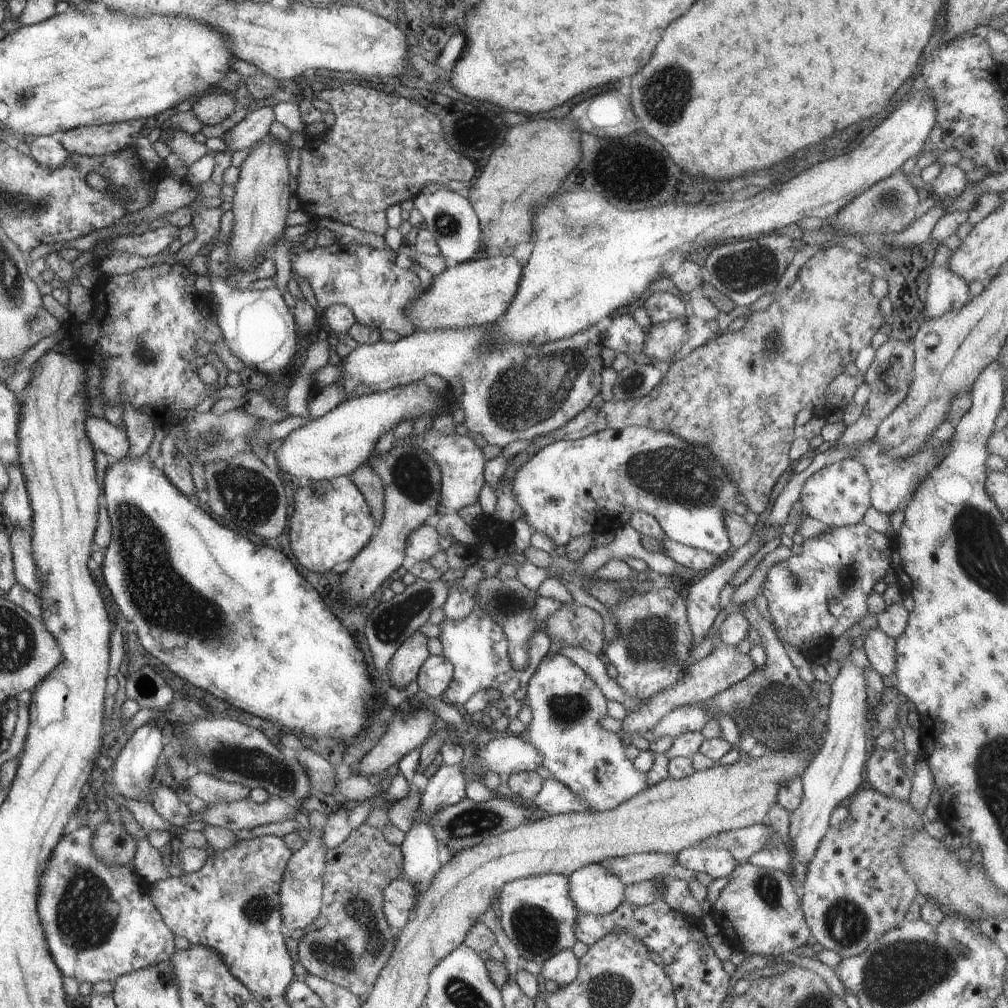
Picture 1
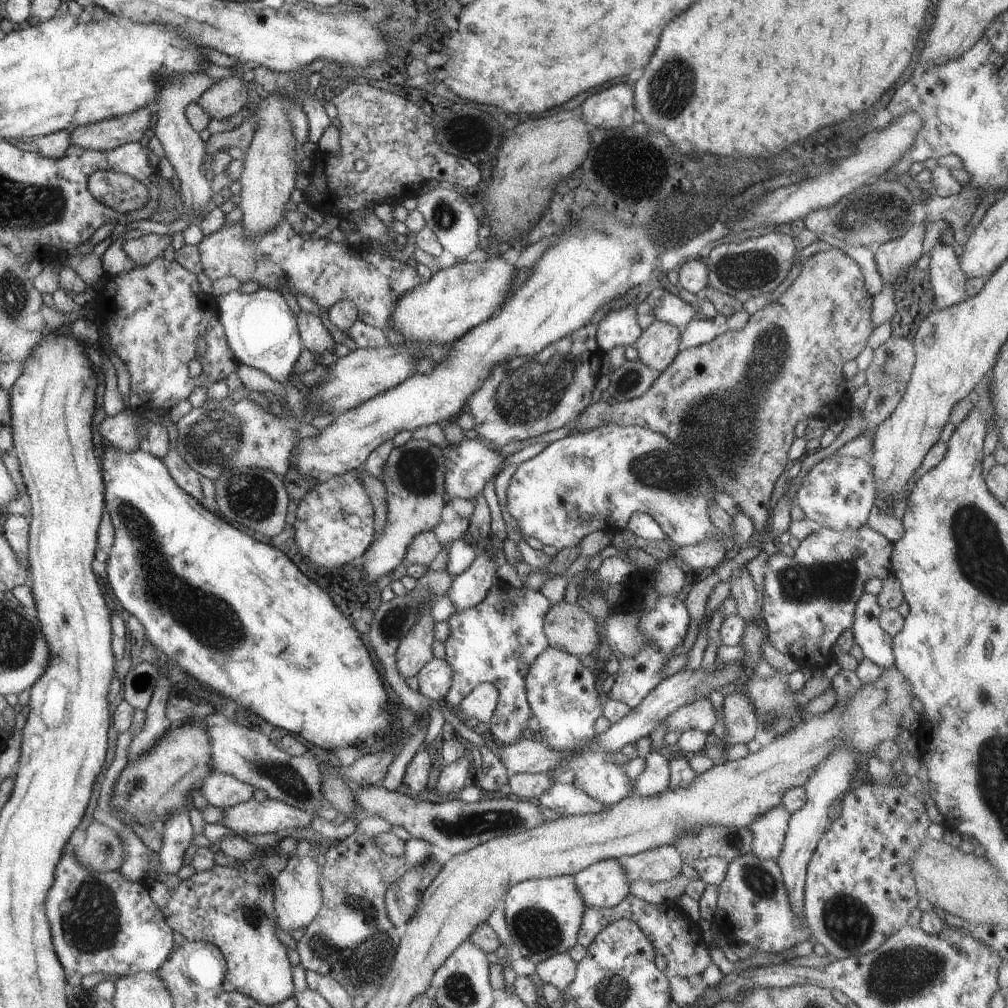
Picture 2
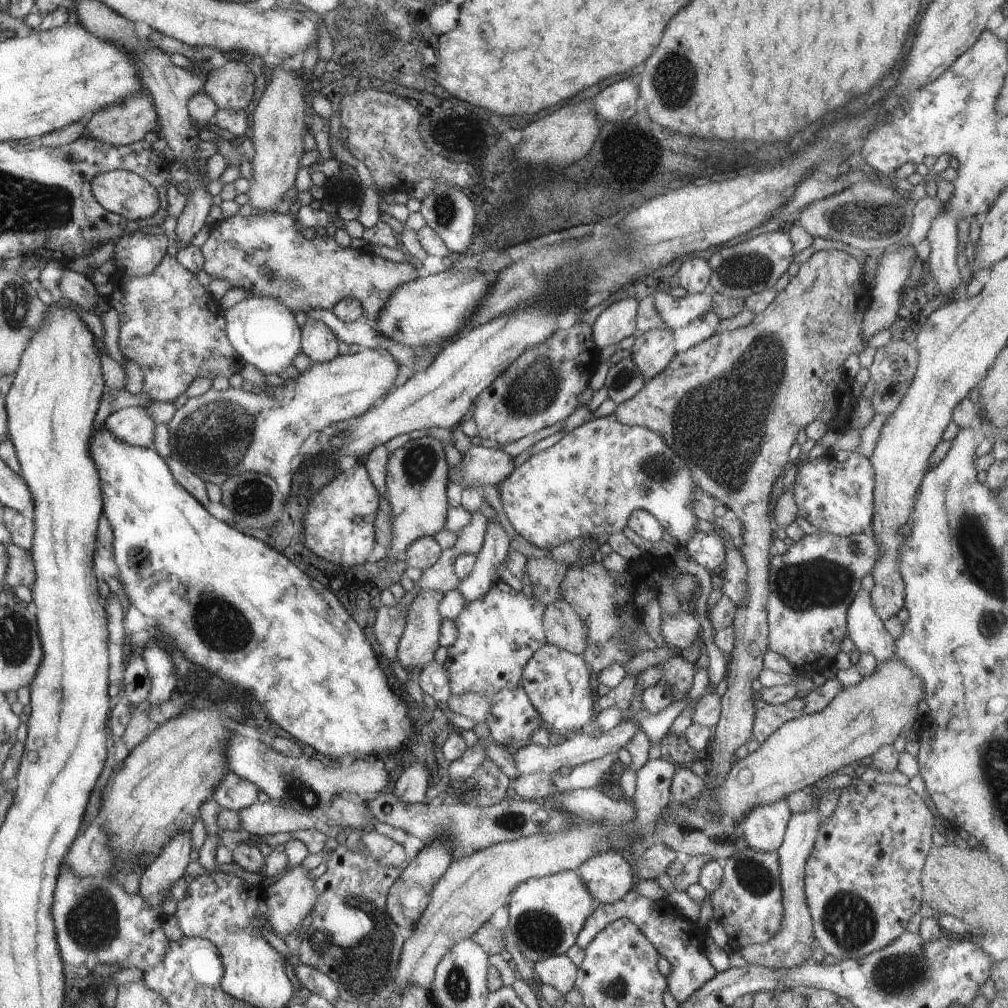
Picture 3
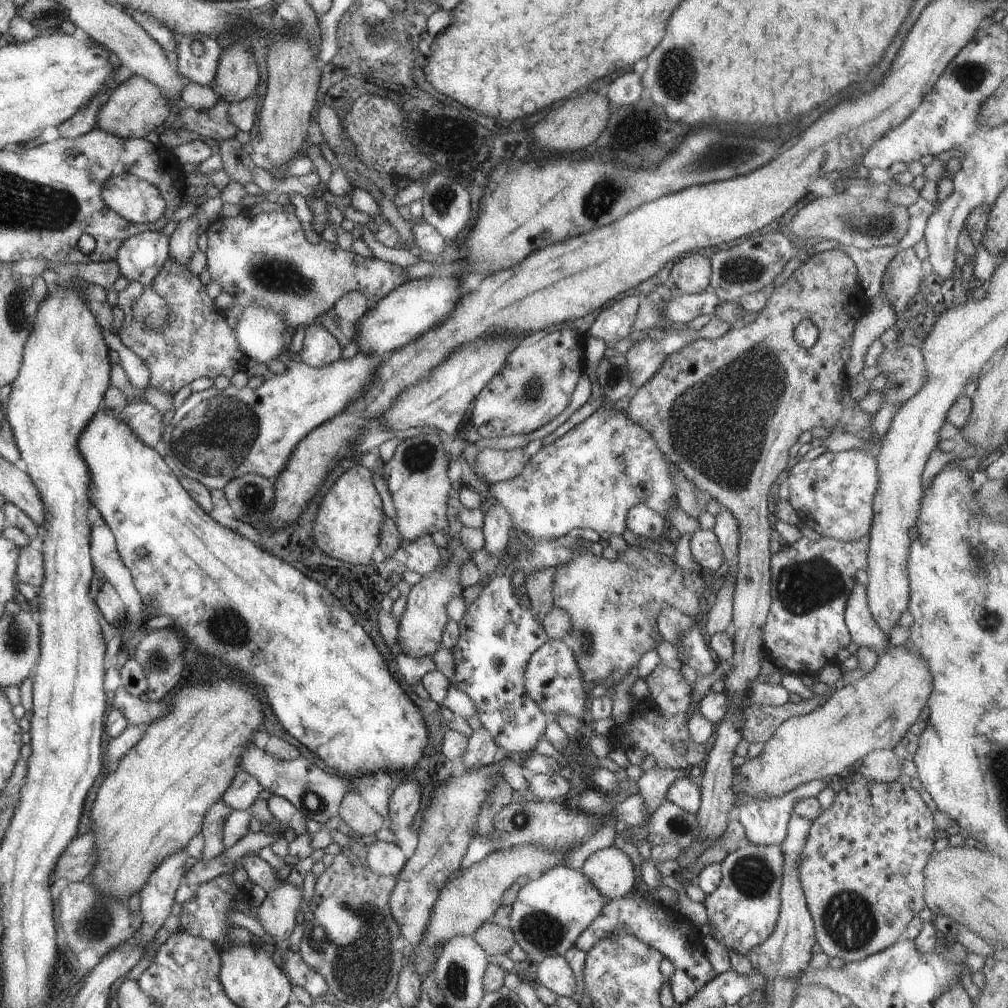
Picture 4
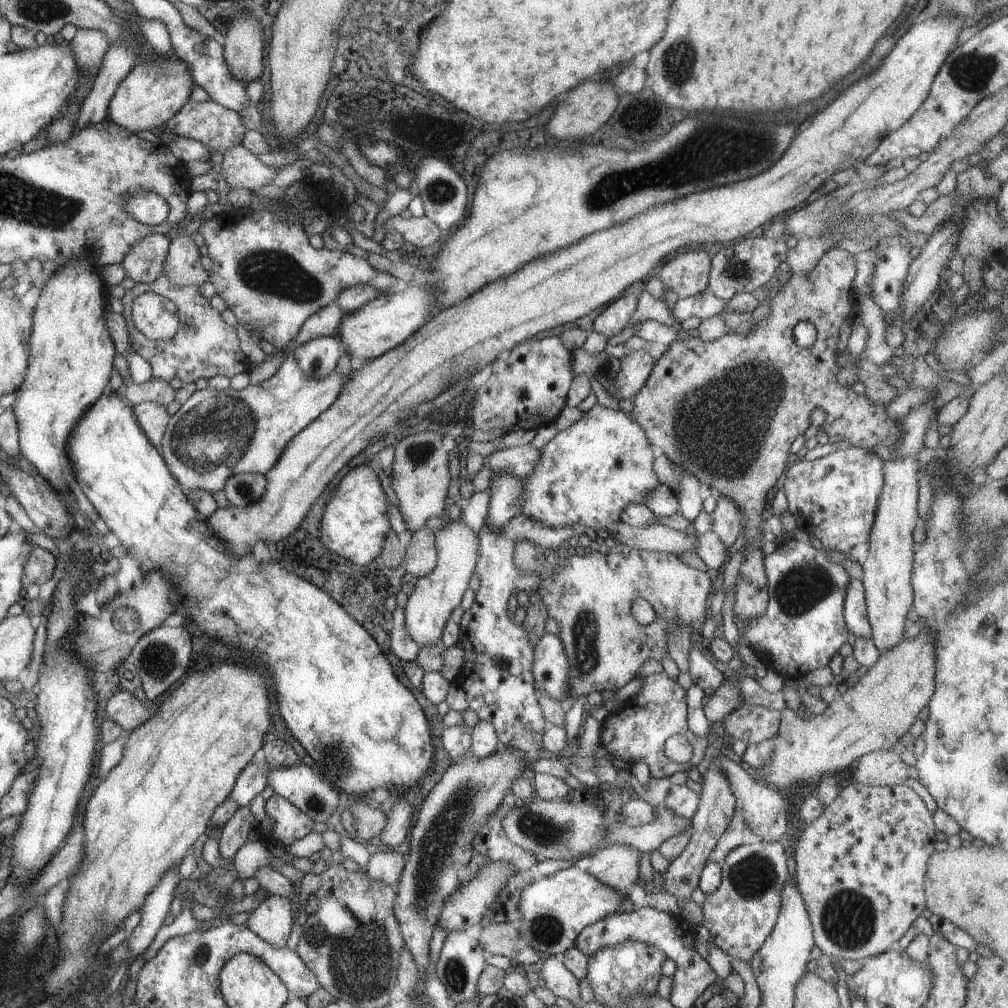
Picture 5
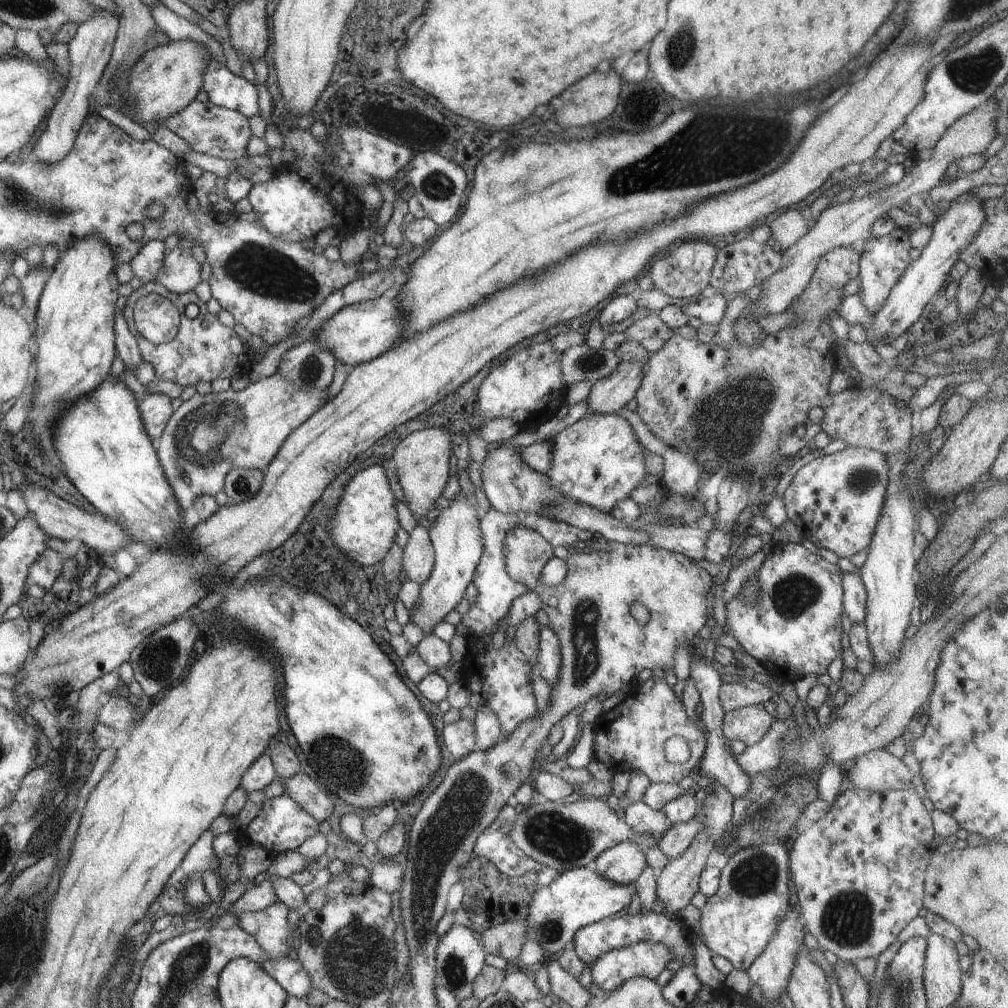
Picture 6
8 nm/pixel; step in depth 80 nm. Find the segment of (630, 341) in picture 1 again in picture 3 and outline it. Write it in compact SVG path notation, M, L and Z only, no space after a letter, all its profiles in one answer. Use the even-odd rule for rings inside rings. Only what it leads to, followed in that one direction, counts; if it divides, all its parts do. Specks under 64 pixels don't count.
M628 297L626 300L614 302L600 313L591 326L593 339L598 348L618 344L624 338L636 334L638 307L638 299Z

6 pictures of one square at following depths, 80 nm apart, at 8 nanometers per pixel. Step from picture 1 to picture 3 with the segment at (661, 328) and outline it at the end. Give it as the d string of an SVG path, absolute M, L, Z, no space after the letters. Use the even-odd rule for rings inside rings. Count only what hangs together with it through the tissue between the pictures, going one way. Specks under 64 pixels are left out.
M652 329L638 337L630 348L630 358L642 378L648 381L666 368L676 354L673 329Z

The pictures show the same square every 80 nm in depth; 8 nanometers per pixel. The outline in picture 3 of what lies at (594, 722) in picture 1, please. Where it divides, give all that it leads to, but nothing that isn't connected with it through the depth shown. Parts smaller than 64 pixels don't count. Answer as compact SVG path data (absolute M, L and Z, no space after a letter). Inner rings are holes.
M544 645L526 663L522 686L534 708L550 728L554 742L567 740L584 725L595 719L595 676L581 655L556 645Z

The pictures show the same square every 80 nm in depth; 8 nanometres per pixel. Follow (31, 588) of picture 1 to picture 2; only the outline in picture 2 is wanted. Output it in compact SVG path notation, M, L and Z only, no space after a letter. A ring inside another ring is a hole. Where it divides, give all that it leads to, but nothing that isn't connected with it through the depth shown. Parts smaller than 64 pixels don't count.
M8 514L1 525L3 535L10 543L13 551L17 554L19 561L29 570L29 517L26 515Z

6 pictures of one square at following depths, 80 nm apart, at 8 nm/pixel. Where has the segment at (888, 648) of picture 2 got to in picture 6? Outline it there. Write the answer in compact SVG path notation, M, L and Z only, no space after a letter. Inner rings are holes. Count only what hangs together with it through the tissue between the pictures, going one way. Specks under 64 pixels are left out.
M845 572L842 576L843 612L852 624L862 624L866 616L867 596L859 572Z

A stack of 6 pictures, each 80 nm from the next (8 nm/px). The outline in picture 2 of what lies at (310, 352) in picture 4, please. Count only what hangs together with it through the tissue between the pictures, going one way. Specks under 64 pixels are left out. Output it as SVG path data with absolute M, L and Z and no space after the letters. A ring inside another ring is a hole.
M301 310L300 315L297 317L297 327L303 348L310 350L317 360L324 354L334 350L336 341L334 341L334 337L332 337L332 334L326 329L319 317L306 314Z

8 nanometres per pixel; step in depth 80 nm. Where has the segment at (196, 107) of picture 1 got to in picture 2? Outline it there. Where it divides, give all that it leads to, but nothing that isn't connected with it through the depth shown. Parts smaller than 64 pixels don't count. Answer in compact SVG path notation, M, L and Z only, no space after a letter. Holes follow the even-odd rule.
M233 71L233 75L215 80L209 90L198 100L210 113L212 120L241 114L248 100L246 82Z

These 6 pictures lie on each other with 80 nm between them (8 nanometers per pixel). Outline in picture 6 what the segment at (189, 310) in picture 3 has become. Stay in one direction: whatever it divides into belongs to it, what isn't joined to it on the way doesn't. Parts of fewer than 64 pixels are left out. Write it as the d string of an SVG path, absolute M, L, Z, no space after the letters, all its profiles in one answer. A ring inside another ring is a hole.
M151 281L142 284L138 290L133 290L130 296L126 297L126 308L124 308L123 316L126 318L126 323L130 331L135 335L140 354L143 361L150 363L156 370L156 379L162 381L172 381L183 386L185 389L188 386L195 386L200 381L211 383L217 378L233 379L238 375L249 375L252 369L253 361L248 358L246 350L244 350L244 342L238 338L236 332L232 332L230 328L222 326L216 318L216 314L210 314L206 310L206 302L202 302L194 290L177 294L170 292L168 288L164 288L162 284ZM148 294L156 294L170 300L180 312L181 324L179 325L178 335L170 342L153 344L143 338L135 326L133 320L133 309L138 301L138 298L147 296ZM189 304L195 304L200 308L198 316L194 319L189 319L185 310Z

